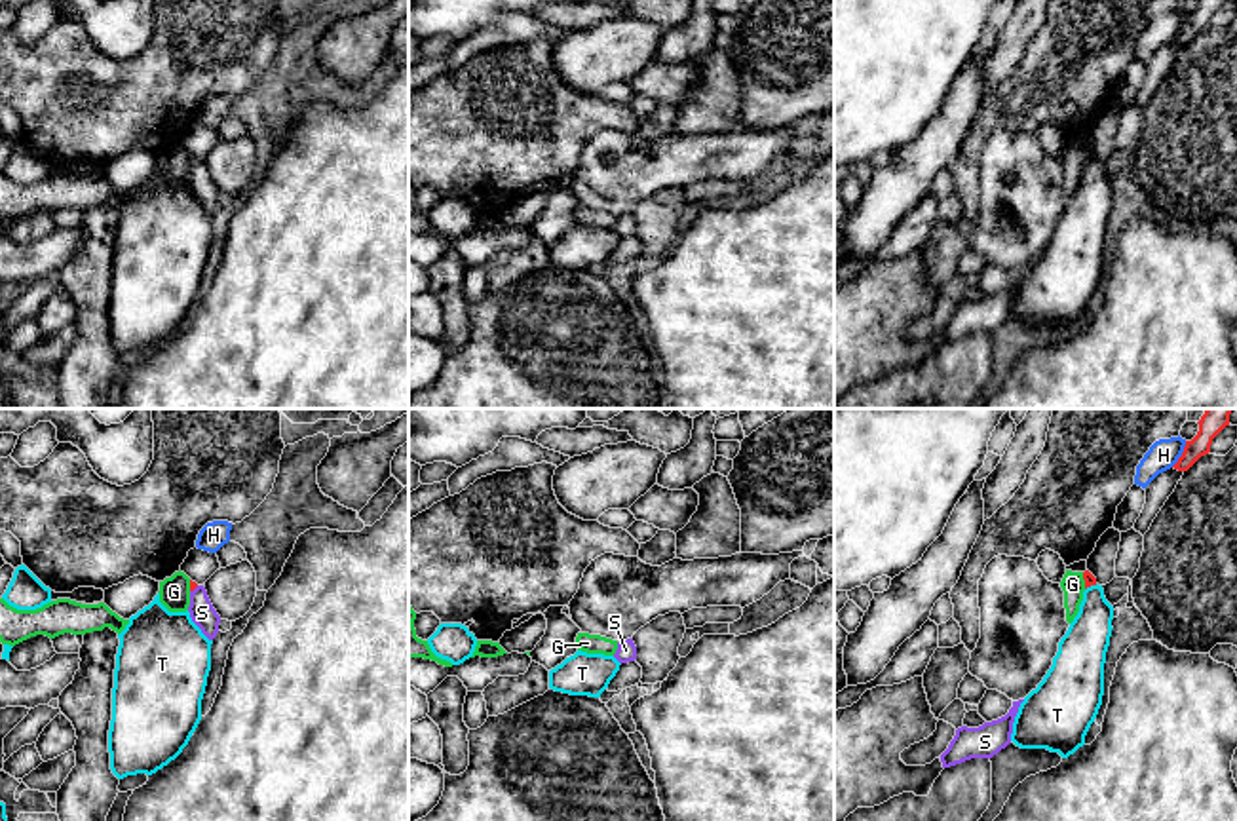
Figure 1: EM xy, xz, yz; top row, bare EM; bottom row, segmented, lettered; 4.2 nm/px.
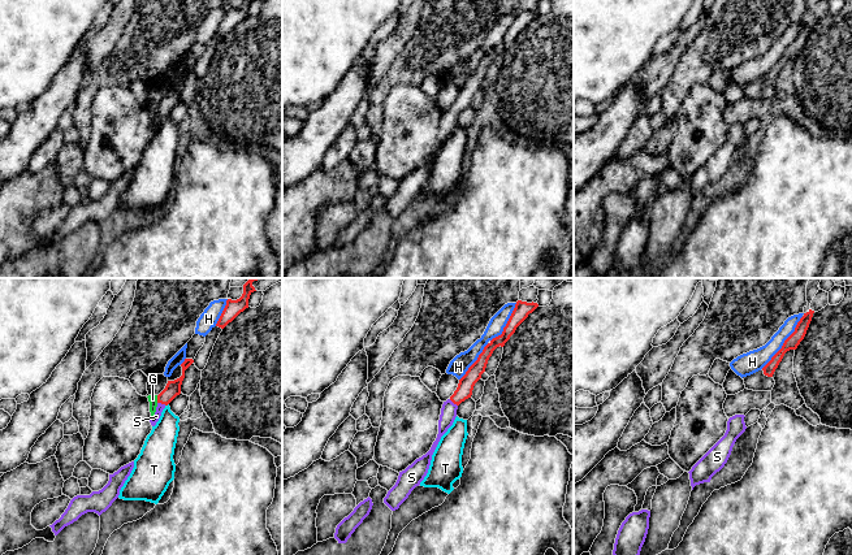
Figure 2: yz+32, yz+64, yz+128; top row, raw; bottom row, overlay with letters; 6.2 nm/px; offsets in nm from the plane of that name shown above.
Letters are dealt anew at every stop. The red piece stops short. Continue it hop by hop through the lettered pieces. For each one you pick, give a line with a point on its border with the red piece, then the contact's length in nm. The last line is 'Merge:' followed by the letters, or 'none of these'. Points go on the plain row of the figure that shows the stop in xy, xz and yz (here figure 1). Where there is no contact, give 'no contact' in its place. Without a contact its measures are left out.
S: xy (194, 162) | 50 nm
Merge: S

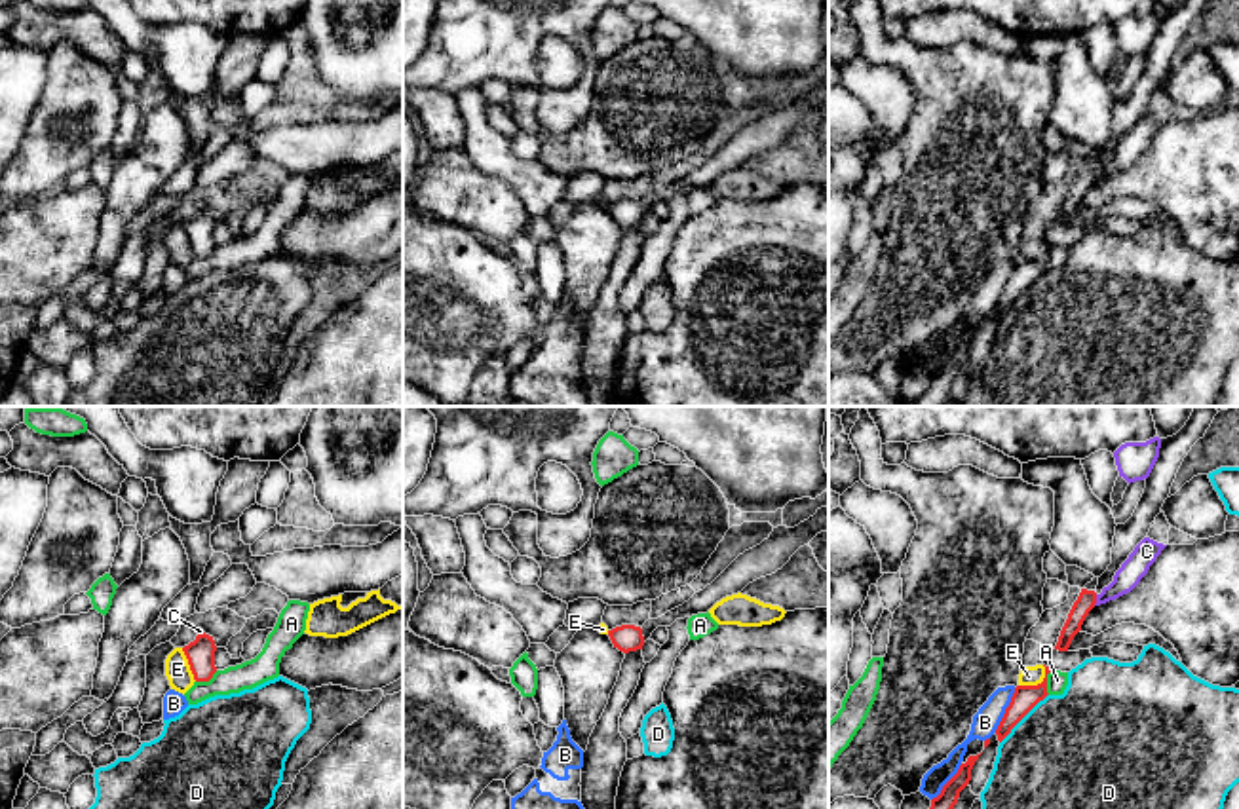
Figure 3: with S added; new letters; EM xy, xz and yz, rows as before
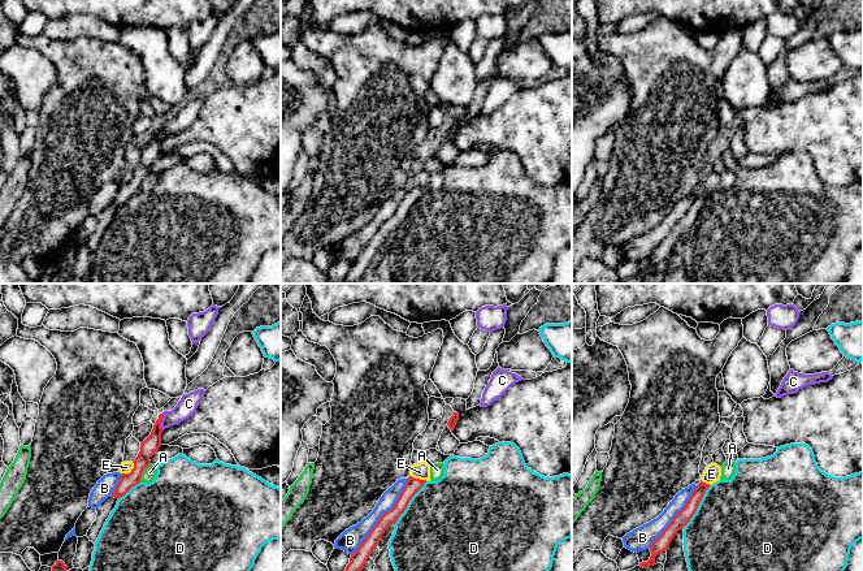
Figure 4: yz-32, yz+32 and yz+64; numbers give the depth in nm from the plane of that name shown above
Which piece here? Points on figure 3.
Merge: none of these

